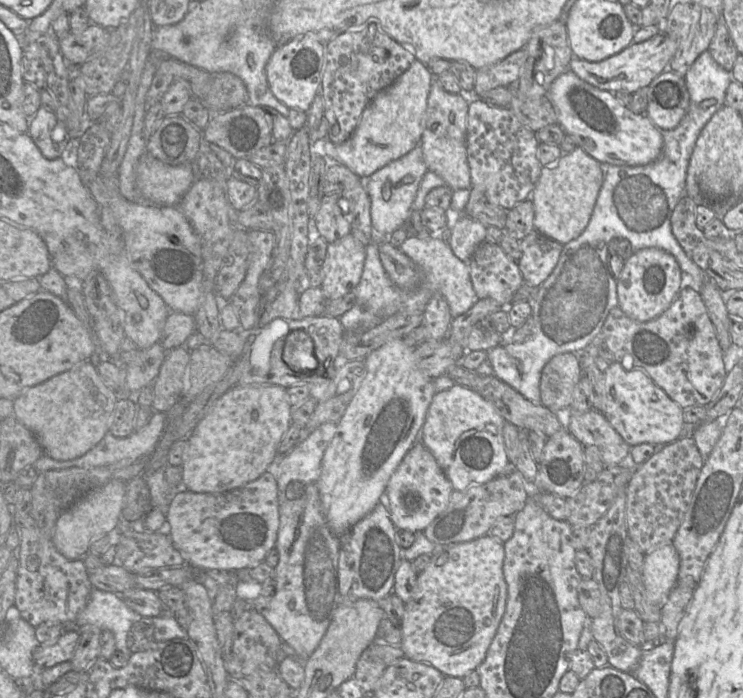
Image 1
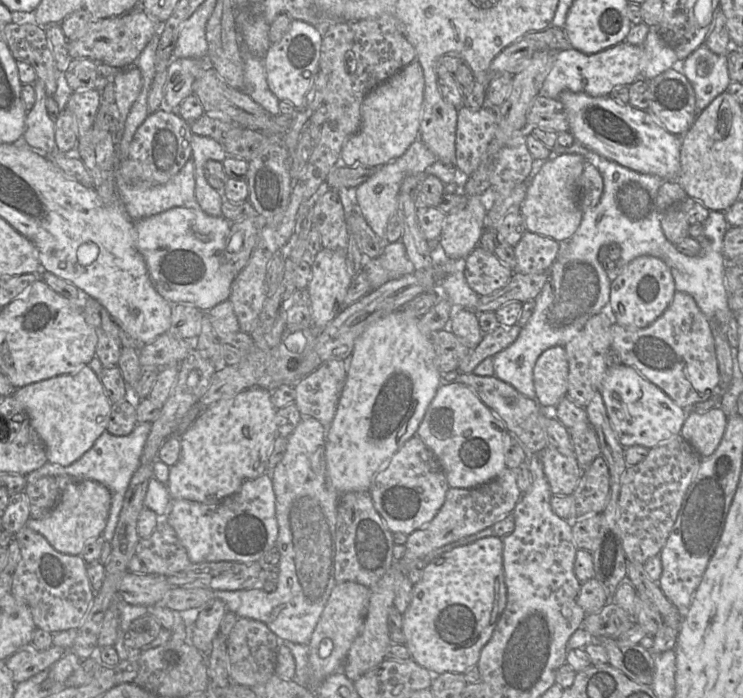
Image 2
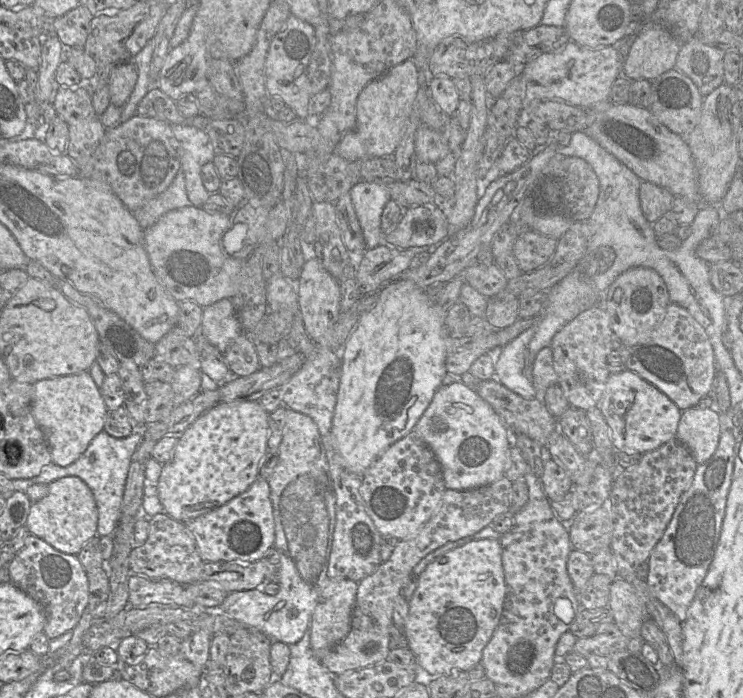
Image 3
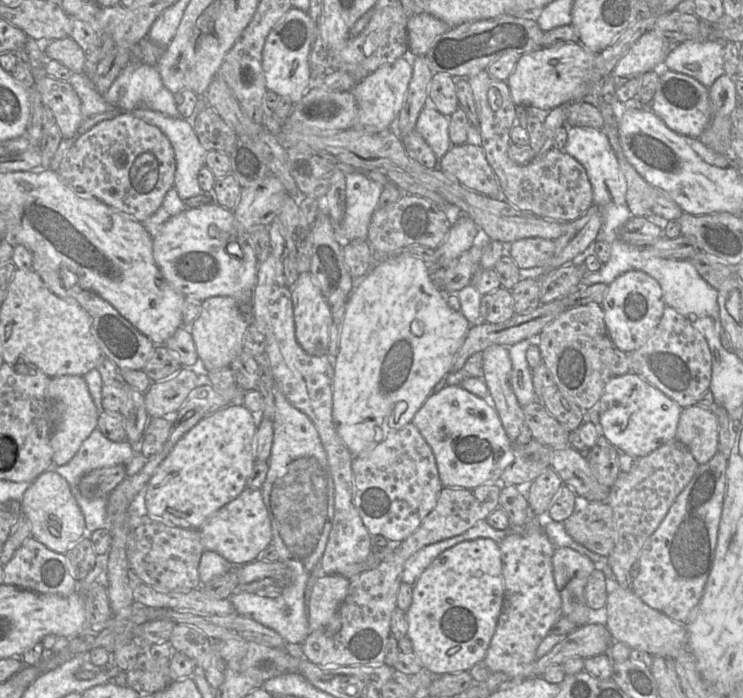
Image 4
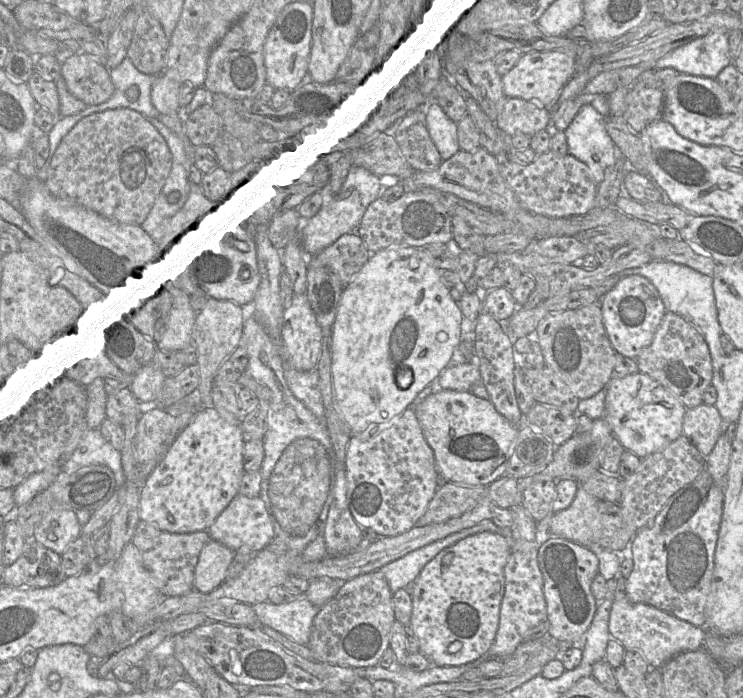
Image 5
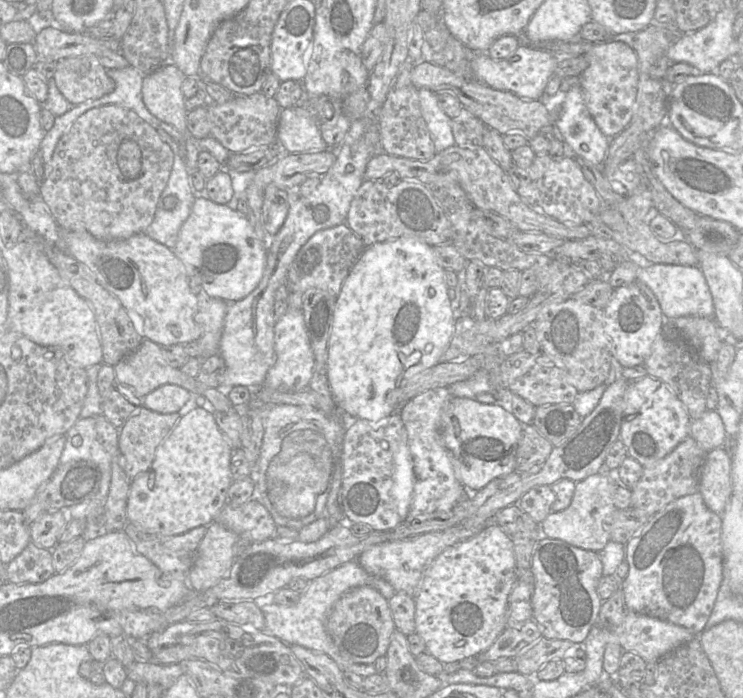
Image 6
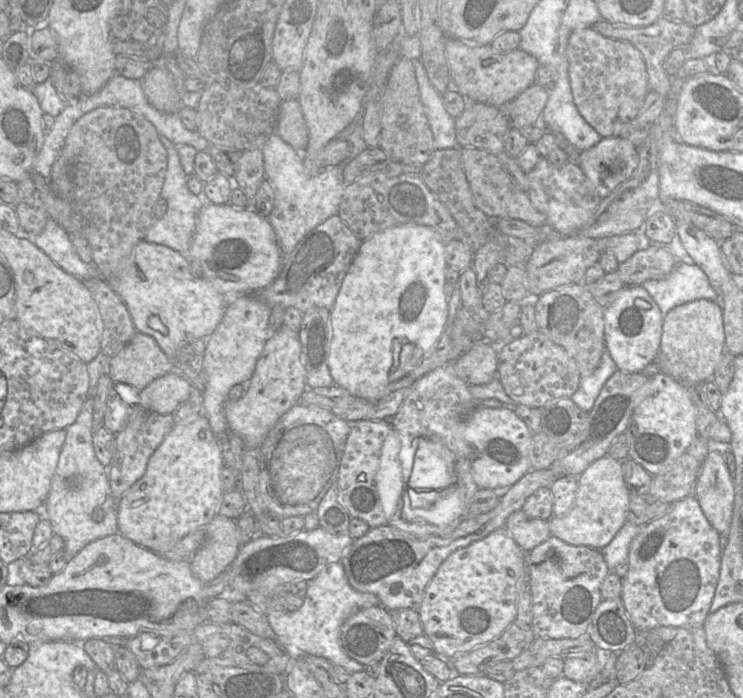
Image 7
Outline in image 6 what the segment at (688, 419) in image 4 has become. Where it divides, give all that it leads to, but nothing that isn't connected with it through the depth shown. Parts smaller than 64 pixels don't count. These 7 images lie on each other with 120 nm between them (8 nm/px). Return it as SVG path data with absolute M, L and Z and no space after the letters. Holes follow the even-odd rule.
M706 410L701 417L692 419L689 424L689 436L705 451L722 447L726 432L718 412Z

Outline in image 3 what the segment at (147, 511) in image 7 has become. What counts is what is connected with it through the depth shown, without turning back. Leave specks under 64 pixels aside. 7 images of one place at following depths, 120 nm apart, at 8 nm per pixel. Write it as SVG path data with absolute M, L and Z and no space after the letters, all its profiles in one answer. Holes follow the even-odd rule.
M238 401L230 403L218 403L199 418L197 418L182 434L177 436L177 442L170 461L163 464L162 471L157 482L158 496L163 505L164 513L176 521L185 523L189 520L204 515L211 510L218 508L234 497L246 491L250 485L259 477L259 467L267 453L267 440L269 435L269 413L260 405L259 401Z

